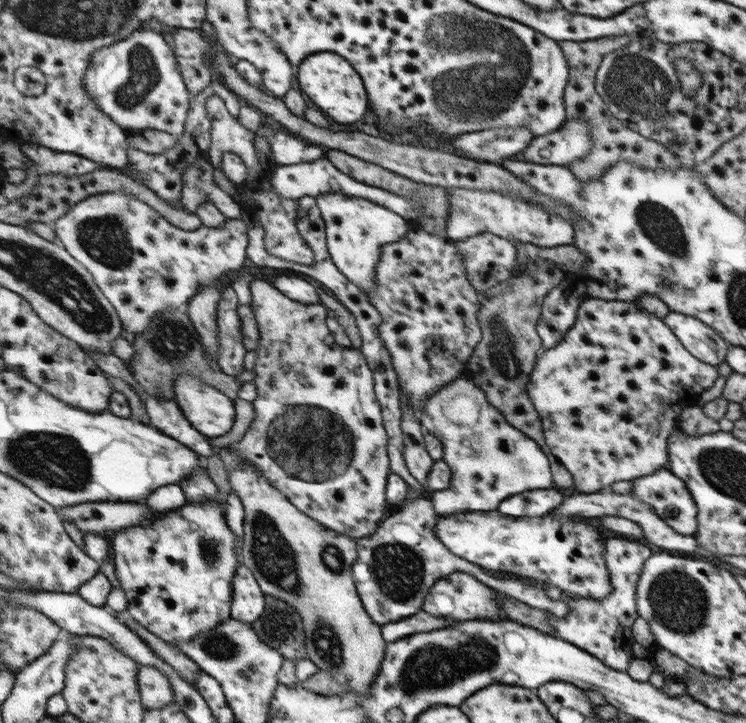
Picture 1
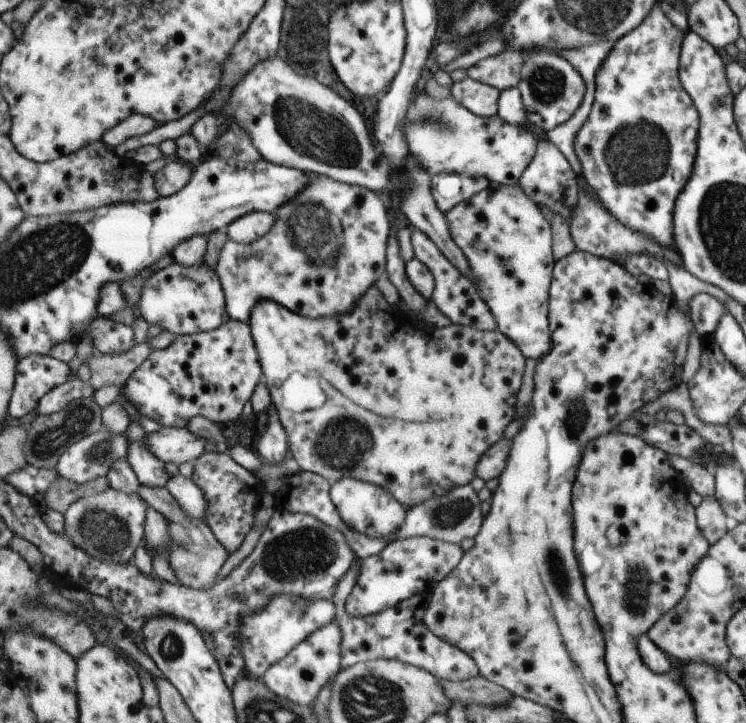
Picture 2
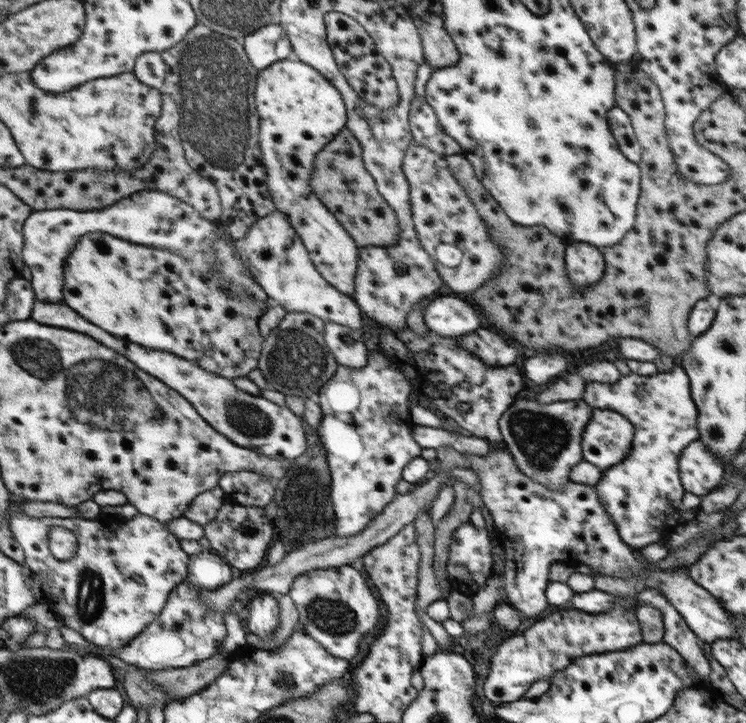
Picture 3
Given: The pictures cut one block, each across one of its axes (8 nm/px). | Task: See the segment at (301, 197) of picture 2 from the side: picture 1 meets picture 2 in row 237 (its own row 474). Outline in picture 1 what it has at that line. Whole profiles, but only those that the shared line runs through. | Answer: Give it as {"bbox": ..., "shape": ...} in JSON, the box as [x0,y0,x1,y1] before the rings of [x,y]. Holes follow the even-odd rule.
{"bbox":[217,279,387,538],"shape":[[[248,279],[248,290],[250,291],[251,303],[248,308],[253,312],[253,317],[257,323],[257,330],[259,332],[259,339],[255,362],[251,371],[253,371],[253,380],[251,381],[256,390],[256,397],[251,401],[253,411],[255,411],[255,418],[250,423],[248,429],[243,434],[241,440],[235,443],[233,450],[222,449],[217,450],[219,458],[225,466],[225,470],[235,465],[243,465],[249,463],[259,471],[275,486],[275,489],[281,491],[285,498],[287,498],[297,510],[302,511],[305,516],[315,519],[315,522],[325,526],[328,530],[333,530],[337,534],[349,536],[349,538],[361,538],[371,534],[377,526],[377,520],[381,520],[383,510],[385,510],[385,496],[386,492],[385,482],[387,482],[387,452],[385,452],[385,444],[387,444],[387,434],[382,425],[381,416],[379,416],[379,404],[373,396],[373,379],[372,372],[367,368],[361,352],[355,348],[343,347],[336,344],[329,335],[327,326],[325,326],[325,319],[330,313],[321,304],[309,304],[294,302],[293,299],[287,298],[281,291],[273,286],[258,279]]]}

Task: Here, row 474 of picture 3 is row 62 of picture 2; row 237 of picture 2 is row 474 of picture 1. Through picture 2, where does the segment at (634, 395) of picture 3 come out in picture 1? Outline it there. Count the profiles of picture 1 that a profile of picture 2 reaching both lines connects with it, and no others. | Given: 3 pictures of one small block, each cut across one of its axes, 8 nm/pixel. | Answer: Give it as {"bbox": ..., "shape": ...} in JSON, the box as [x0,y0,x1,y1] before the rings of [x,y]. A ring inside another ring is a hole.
{"bbox":[629,469,697,536],"shape":[[[655,469],[655,472],[651,474],[640,476],[630,481],[631,484],[633,484],[629,492],[631,498],[649,504],[649,508],[651,508],[669,528],[677,532],[677,534],[683,536],[694,534],[697,526],[697,521],[695,521],[697,508],[695,507],[693,499],[691,499],[691,495],[689,495],[689,492],[685,489],[686,486],[679,478],[671,474],[671,471],[668,469]]]}

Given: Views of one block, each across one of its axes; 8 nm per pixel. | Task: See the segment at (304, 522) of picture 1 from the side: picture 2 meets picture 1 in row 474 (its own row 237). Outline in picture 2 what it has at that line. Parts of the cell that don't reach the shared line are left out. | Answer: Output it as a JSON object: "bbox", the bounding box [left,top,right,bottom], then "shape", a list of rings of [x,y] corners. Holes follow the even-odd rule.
{"bbox":[224,211,276,245],"shape":[[[265,211],[244,214],[224,228],[229,241],[248,245],[261,238],[274,225],[276,217]]]}

